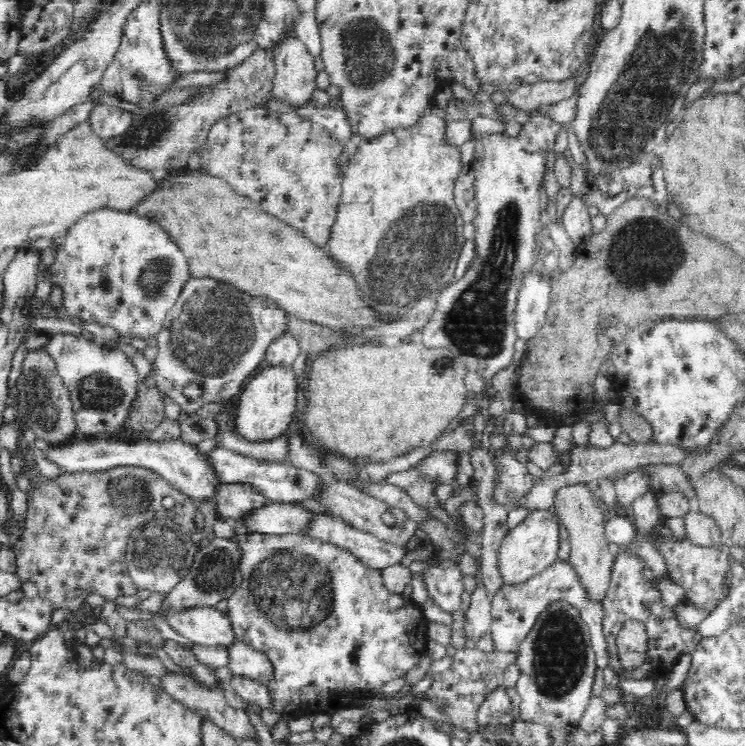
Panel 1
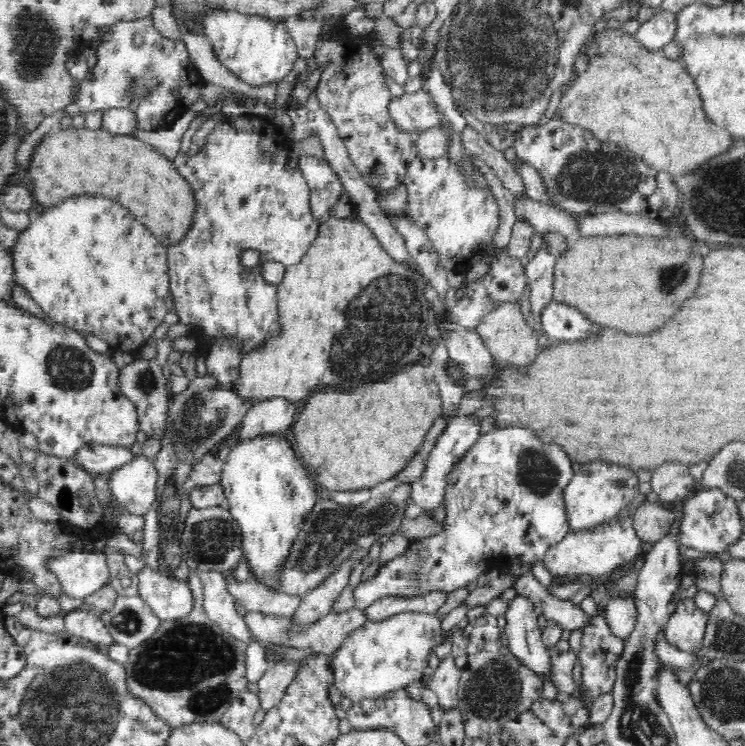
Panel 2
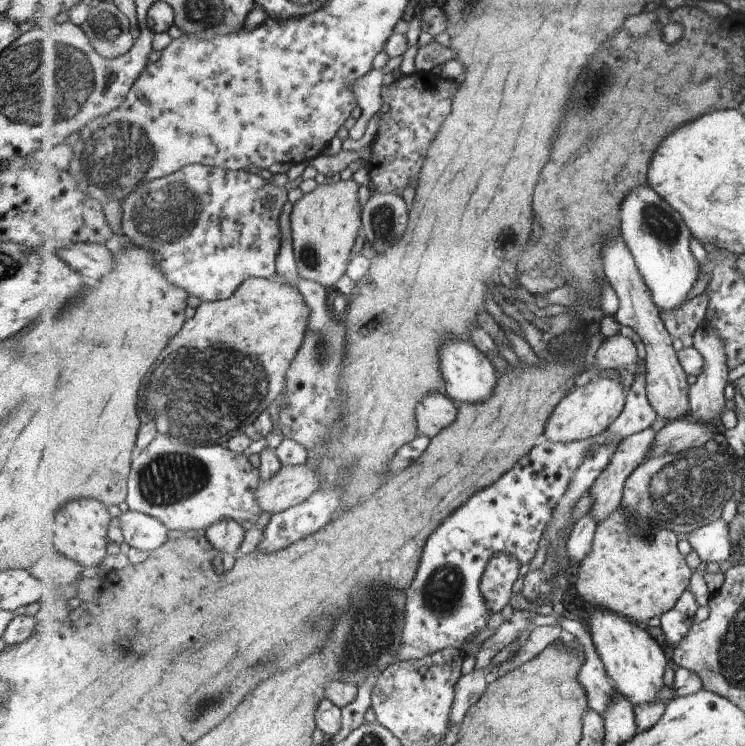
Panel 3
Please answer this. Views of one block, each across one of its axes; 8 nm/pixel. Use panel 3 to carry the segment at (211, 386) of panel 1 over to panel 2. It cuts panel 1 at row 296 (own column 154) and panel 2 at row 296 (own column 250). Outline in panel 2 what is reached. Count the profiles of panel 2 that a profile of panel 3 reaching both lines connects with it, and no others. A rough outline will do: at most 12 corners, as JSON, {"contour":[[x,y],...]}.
{"contour":[[269,118],[214,128],[180,166],[197,212],[167,247],[205,358],[278,340],[278,286],[321,219]]}

